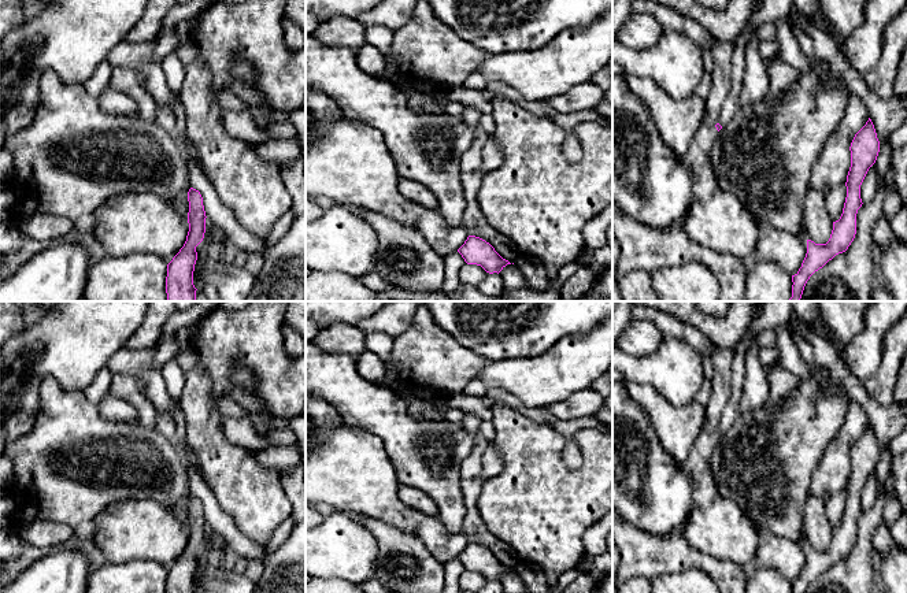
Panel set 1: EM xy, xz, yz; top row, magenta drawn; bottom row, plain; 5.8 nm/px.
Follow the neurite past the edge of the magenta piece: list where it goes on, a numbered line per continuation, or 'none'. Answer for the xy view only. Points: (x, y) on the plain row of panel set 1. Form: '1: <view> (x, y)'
none

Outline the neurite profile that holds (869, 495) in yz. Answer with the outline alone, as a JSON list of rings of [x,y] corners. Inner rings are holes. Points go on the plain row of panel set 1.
[[[874,471],[869,475],[862,492],[860,492],[860,505],[863,511],[873,507],[878,499],[878,483]]]

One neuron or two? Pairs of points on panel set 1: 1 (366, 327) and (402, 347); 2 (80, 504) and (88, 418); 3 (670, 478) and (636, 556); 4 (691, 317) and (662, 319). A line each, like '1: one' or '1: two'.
1: two
2: one
3: two
4: two

